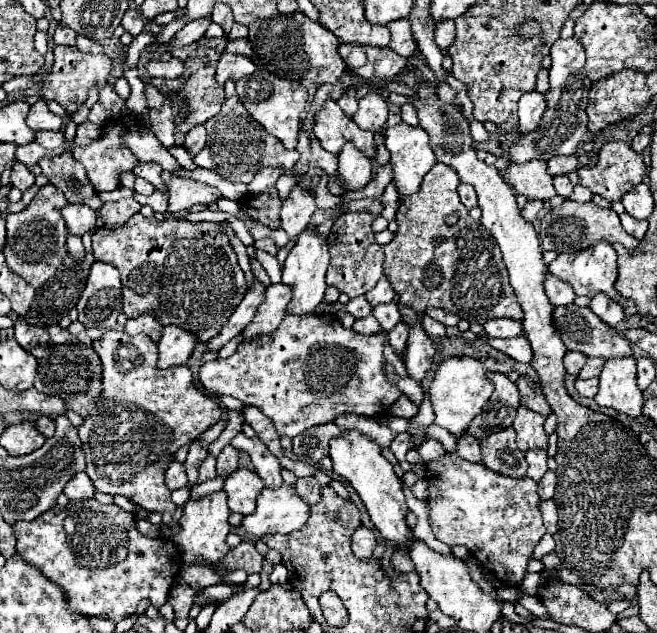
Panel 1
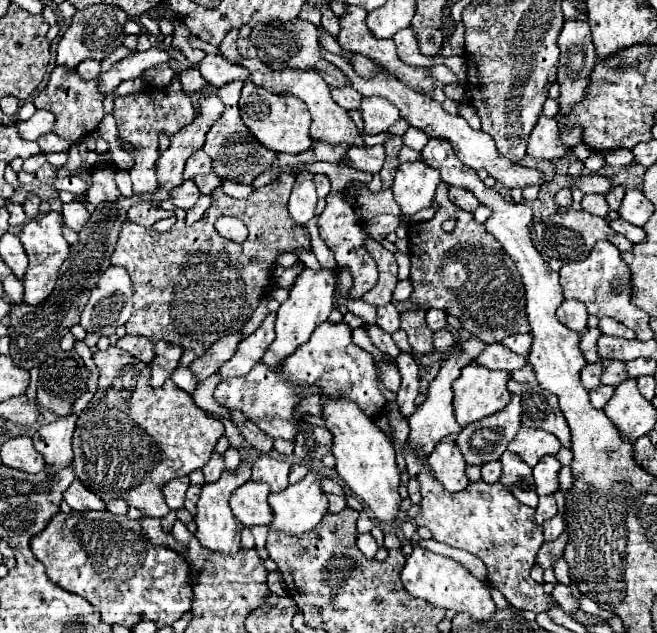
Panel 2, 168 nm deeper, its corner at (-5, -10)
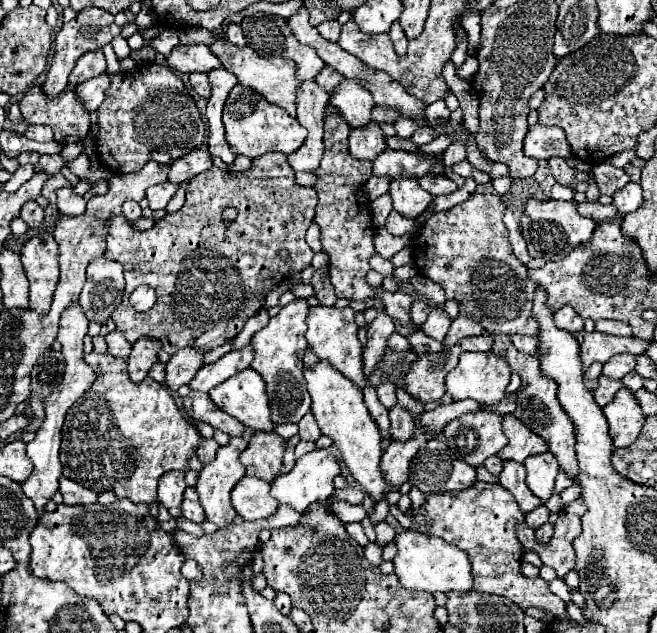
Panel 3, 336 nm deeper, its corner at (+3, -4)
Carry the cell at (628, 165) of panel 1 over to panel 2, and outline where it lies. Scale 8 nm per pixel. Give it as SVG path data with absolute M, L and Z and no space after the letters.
M584 174L574 178L574 188L580 188L584 194L608 194L614 188L614 182L602 174Z

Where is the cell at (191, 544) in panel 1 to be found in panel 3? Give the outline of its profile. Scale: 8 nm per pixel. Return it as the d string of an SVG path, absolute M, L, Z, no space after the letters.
M244 428L244 434L240 438L230 438L230 442L226 446L220 446L218 452L216 452L216 458L210 464L206 464L202 468L202 472L200 472L200 476L198 476L196 492L200 496L200 504L202 504L204 512L206 512L206 518L210 522L218 524L220 528L230 524L234 520L234 516L236 516L236 510L234 510L234 506L230 502L230 492L238 484L238 480L245 476L245 467L240 464L239 458L240 454L246 450L252 432L254 432L252 428Z

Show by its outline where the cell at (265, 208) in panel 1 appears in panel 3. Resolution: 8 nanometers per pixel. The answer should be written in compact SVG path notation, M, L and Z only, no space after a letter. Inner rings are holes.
M274 152L256 158L252 162L252 168L238 172L238 176L228 174L226 170L216 166L198 174L186 186L186 204L182 206L182 210L166 214L146 232L134 232L130 222L122 214L114 216L106 236L106 256L120 262L126 276L126 296L112 314L116 328L122 330L126 334L126 340L132 344L140 336L160 340L164 348L158 352L158 360L164 364L180 348L192 346L208 352L230 342L244 328L246 320L264 306L264 296L268 294L268 290L282 284L290 272L302 272L310 266L314 252L306 244L304 236L314 218L316 202L318 196L312 188L294 184L294 172L286 162L286 156ZM226 206L238 208L238 220L232 224L222 222L222 210ZM138 284L156 288L158 300L156 306L152 306L148 312L136 312L128 302L128 294L132 294Z

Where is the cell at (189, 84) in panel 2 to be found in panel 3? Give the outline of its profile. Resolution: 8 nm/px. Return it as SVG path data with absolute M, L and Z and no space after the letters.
M190 74L190 84L202 98L210 98L210 82L206 74Z

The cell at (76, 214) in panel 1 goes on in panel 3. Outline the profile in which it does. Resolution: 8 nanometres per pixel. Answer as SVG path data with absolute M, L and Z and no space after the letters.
M70 186L58 188L56 196L58 196L58 210L62 214L66 214L66 216L84 214L84 210L86 210L86 198L78 196Z

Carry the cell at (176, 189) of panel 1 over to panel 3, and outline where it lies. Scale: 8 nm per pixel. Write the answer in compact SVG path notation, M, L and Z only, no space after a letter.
M170 182L156 184L156 186L148 188L146 198L148 198L148 202L150 202L150 204L148 204L150 210L164 210L166 204L168 204L168 200L176 194L176 190L178 190L178 186L170 184Z

